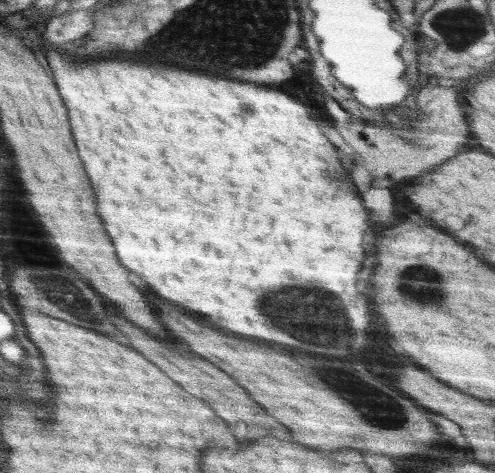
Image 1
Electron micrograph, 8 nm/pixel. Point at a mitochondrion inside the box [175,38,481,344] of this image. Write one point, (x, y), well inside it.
(419, 293)

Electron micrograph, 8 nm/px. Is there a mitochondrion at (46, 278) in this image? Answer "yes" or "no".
yes

